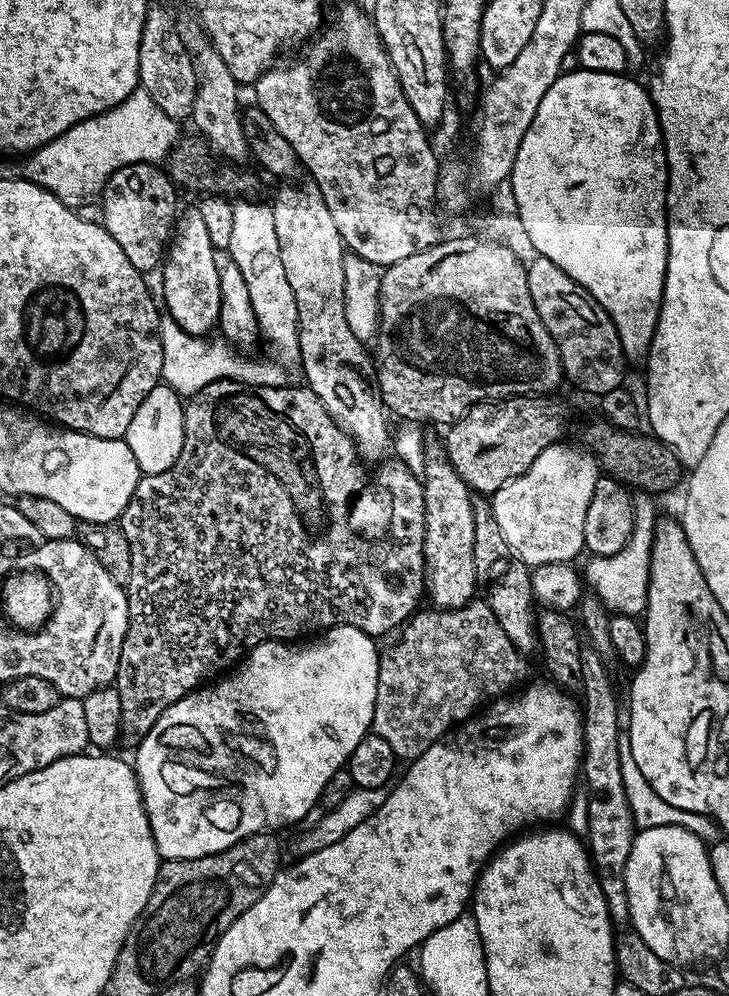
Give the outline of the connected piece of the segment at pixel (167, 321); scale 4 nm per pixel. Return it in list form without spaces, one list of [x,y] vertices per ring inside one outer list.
[[[166,312],[160,317],[160,341],[162,342],[163,374],[161,379],[169,388],[182,396],[189,396],[204,389],[210,382],[218,380],[241,380],[243,384],[264,384],[267,388],[278,388],[285,383],[280,368],[263,368],[260,364],[246,364],[245,358],[222,338],[200,337],[187,333]]]

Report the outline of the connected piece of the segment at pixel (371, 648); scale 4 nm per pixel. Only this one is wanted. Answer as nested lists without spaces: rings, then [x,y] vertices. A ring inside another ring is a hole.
[[[349,624],[329,628],[307,642],[266,641],[243,657],[242,663],[232,672],[237,671],[233,676],[225,675],[220,678],[225,680],[217,679],[212,682],[217,684],[201,686],[166,709],[162,718],[154,722],[150,734],[146,734],[134,748],[136,780],[140,784],[142,802],[148,815],[150,830],[154,834],[154,842],[164,860],[193,860],[225,852],[230,846],[242,842],[248,836],[259,836],[265,830],[276,830],[272,828],[296,824],[312,807],[316,808],[319,805],[326,782],[334,777],[336,771],[347,765],[354,746],[358,746],[358,742],[362,742],[362,738],[369,735],[374,718],[381,658],[381,653],[376,652],[376,644],[377,641],[373,637]]]

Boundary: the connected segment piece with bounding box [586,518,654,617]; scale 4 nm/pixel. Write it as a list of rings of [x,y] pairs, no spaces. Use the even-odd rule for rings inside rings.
[[[644,518],[637,519],[636,525],[634,526],[634,530],[632,531],[632,534],[630,536],[630,542],[623,550],[621,550],[618,554],[610,554],[609,556],[592,556],[591,559],[589,559],[590,562],[588,564],[588,576],[586,572],[587,583],[588,583],[588,580],[590,583],[592,583],[592,584],[589,584],[591,591],[596,592],[598,598],[604,604],[604,607],[606,607],[609,613],[619,614],[622,616],[639,617],[641,613],[643,613],[644,607],[647,606],[648,604],[648,575],[650,574],[650,550],[652,549],[653,527],[654,527],[654,524],[651,519],[649,521],[644,520]]]

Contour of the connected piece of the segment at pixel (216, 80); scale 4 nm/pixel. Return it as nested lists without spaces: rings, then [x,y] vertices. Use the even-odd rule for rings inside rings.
[[[207,39],[191,41],[190,48],[194,53],[194,63],[199,76],[199,84],[196,89],[196,101],[192,107],[191,123],[196,123],[196,128],[201,137],[206,141],[209,148],[216,153],[217,157],[228,162],[244,162],[248,160],[250,153],[248,143],[242,130],[242,104],[236,101],[238,85],[236,79],[226,70],[226,62],[222,62],[219,54],[212,49]]]

